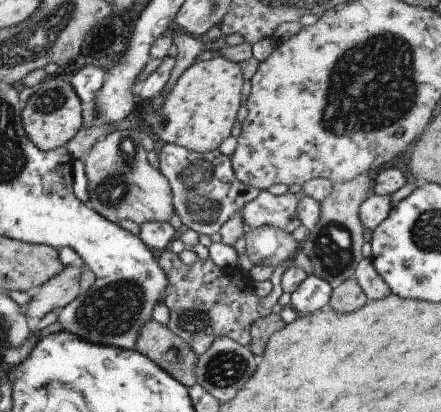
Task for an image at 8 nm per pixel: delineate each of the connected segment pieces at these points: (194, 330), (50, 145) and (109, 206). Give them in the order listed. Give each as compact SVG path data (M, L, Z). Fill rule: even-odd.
M170 249L158 254L159 266L163 272L169 276L169 296L165 298L165 304L170 311L168 328L183 338L201 357L219 336L229 336L243 346L249 346L252 342L252 327L256 321L266 318L273 314L275 304L279 302L279 297L284 293L282 286L283 274L291 266L303 268L307 275L311 275L312 267L309 256L301 250L295 257L291 258L285 264L281 264L273 277L273 288L266 297L269 300L261 300L255 294L255 284L251 276L245 276L241 272L229 272L219 268L213 260L201 260L194 262L190 266L183 264L179 260L178 254L171 252ZM237 304L237 306L233 306Z
M49 78L47 82L41 82L39 88L29 97L24 104L22 118L26 127L26 134L30 140L43 151L53 151L65 147L69 140L75 138L75 134L84 127L84 110L86 105L82 103L79 94L69 82L61 78Z
M129 128L115 130L98 139L83 158L88 181L88 203L113 223L130 220L141 226L145 222L168 222L177 212L171 182L147 160L143 137L144 131Z

